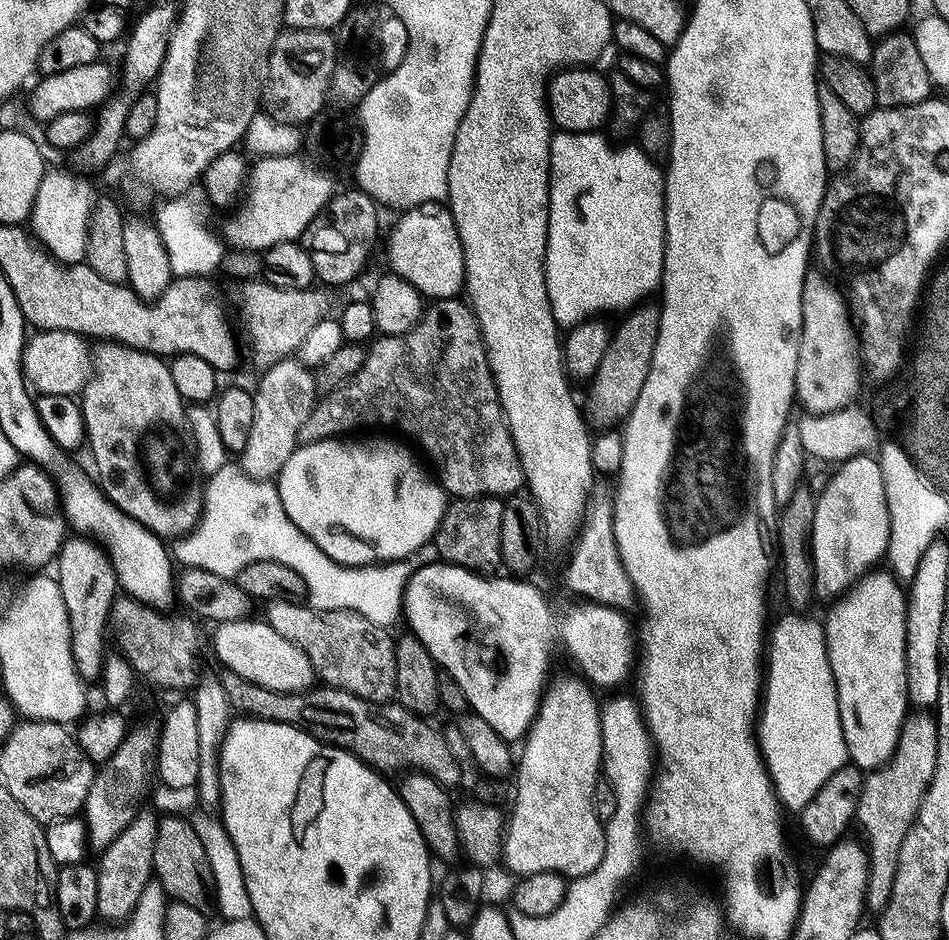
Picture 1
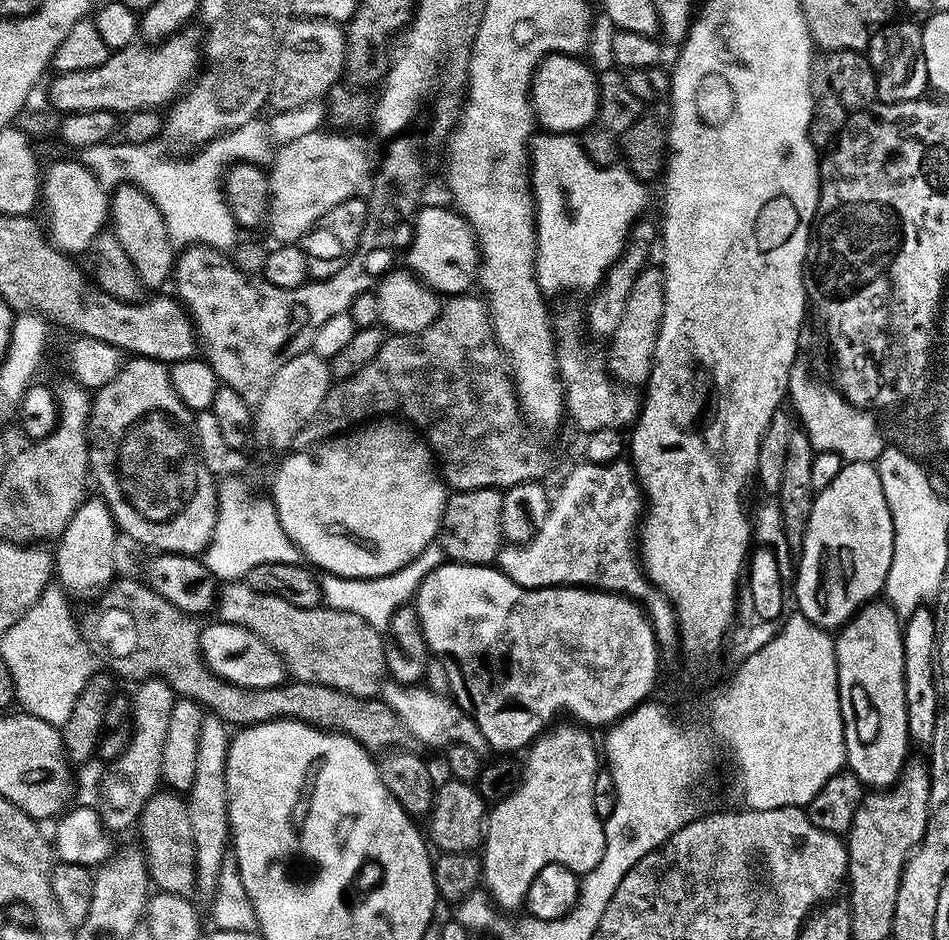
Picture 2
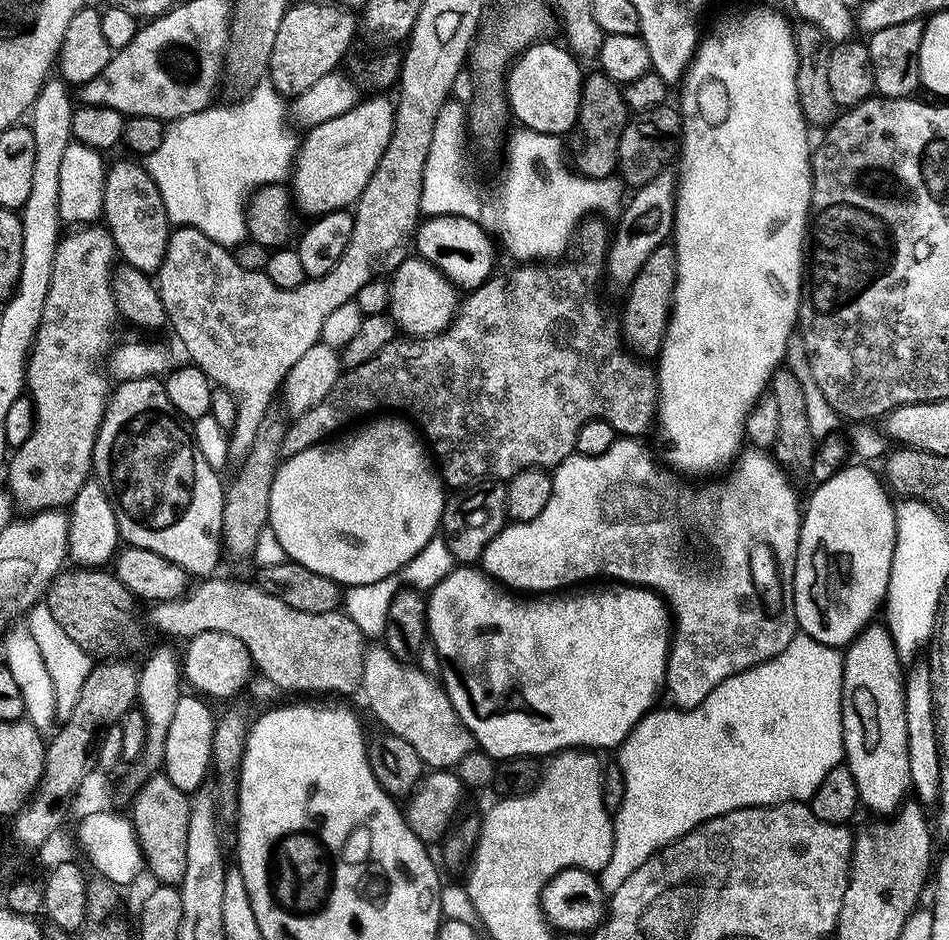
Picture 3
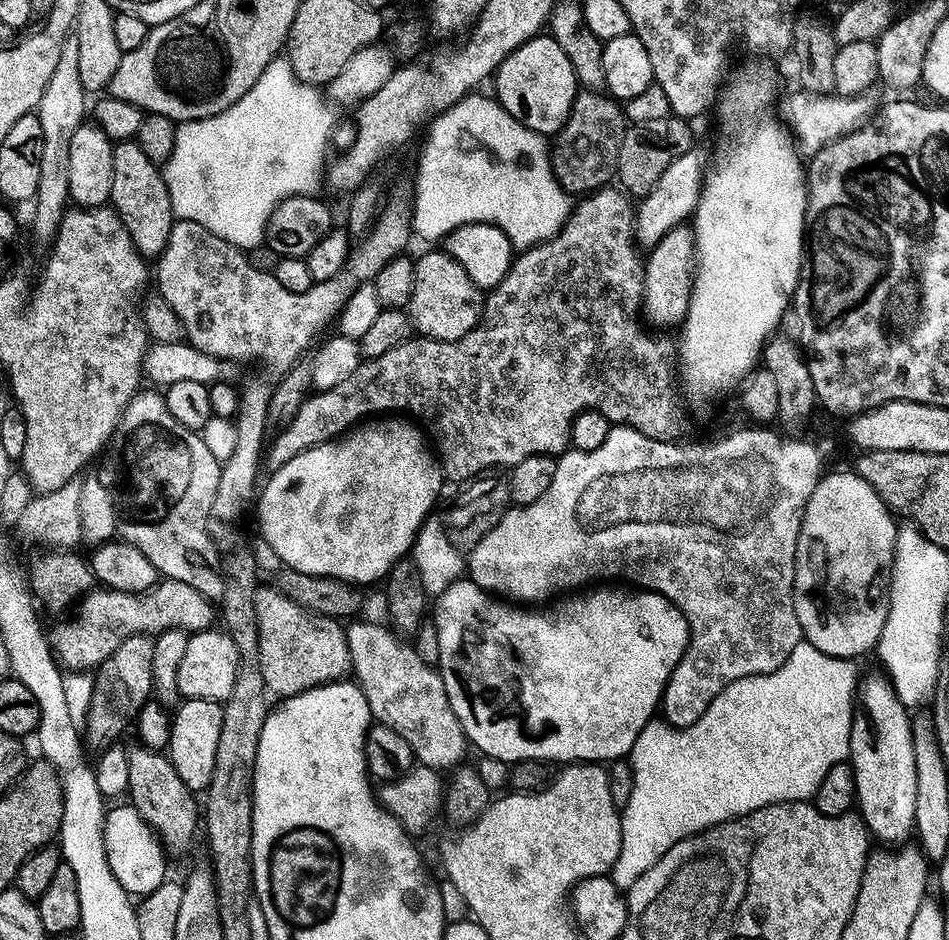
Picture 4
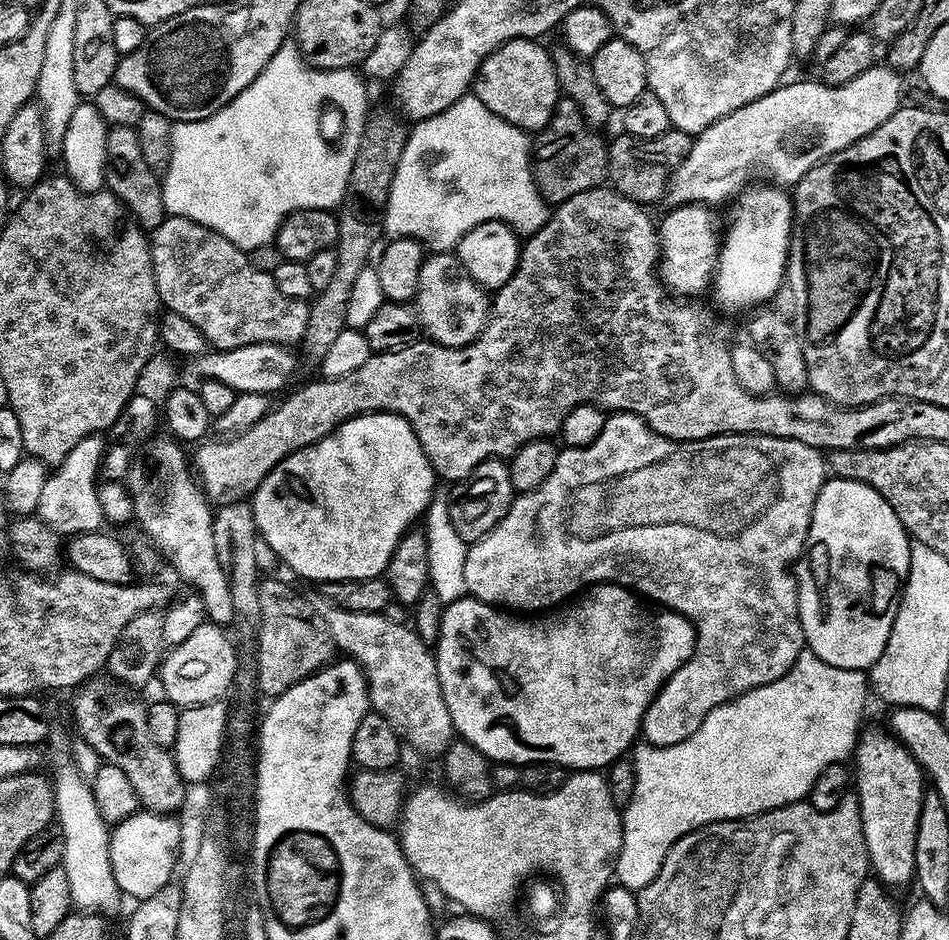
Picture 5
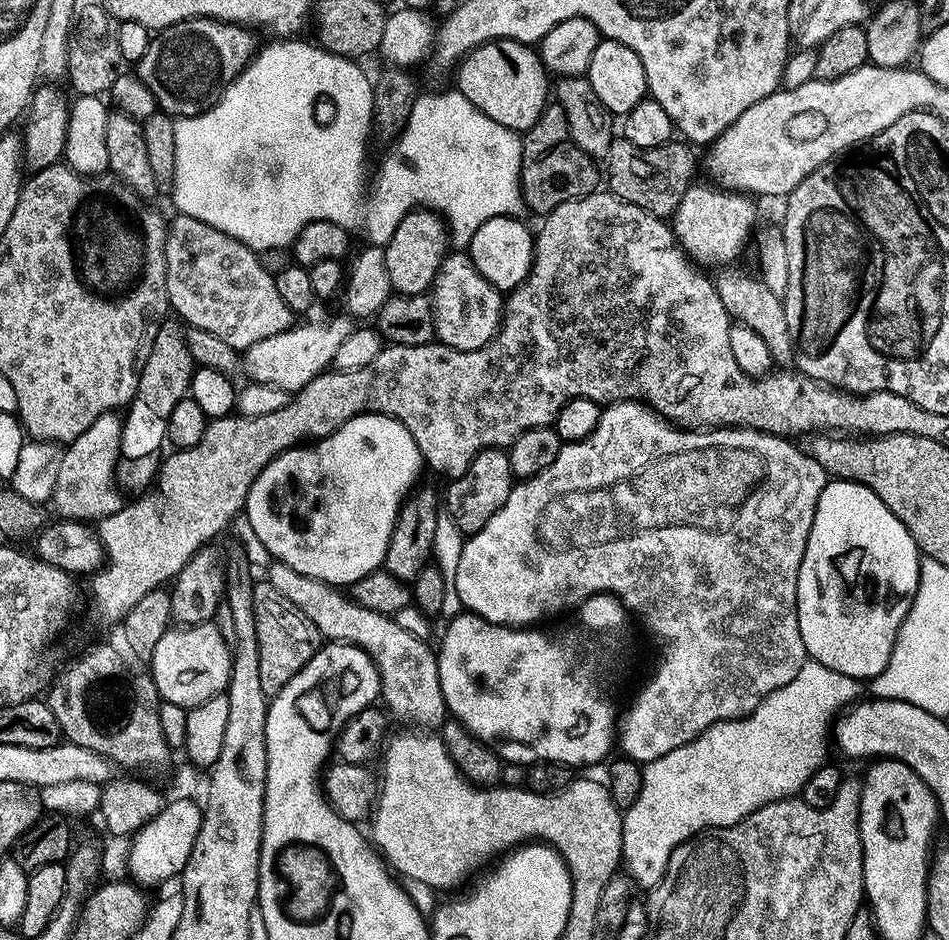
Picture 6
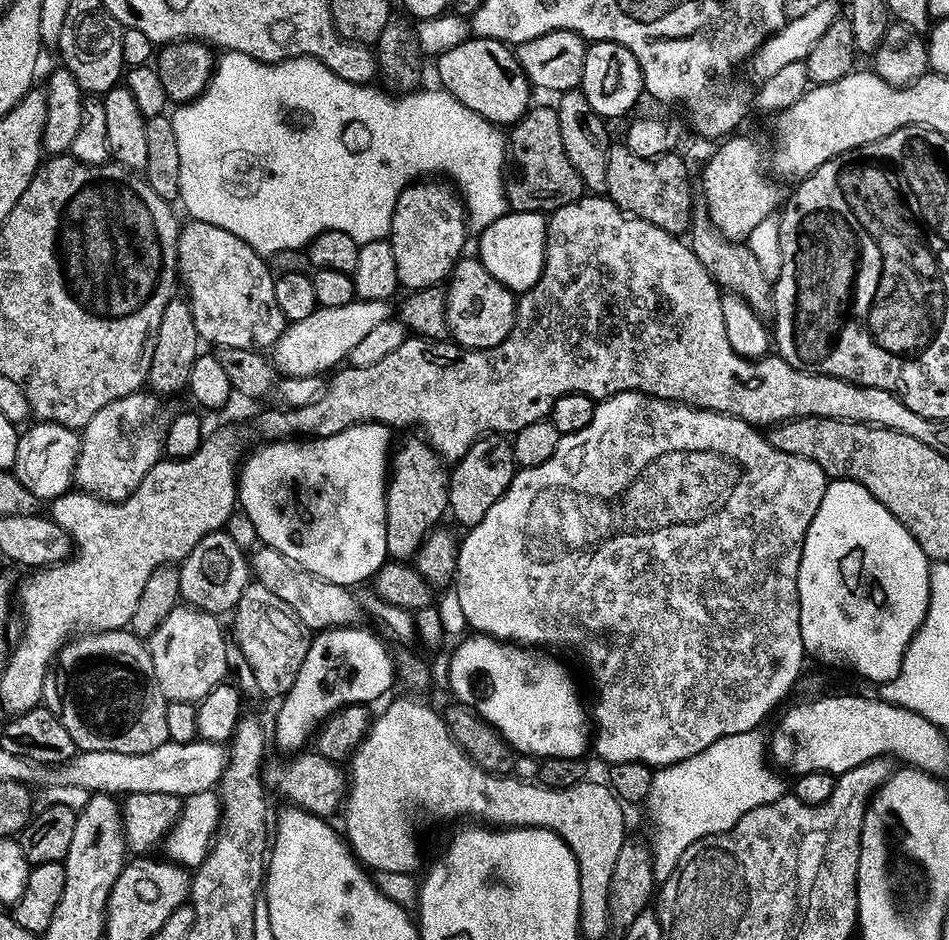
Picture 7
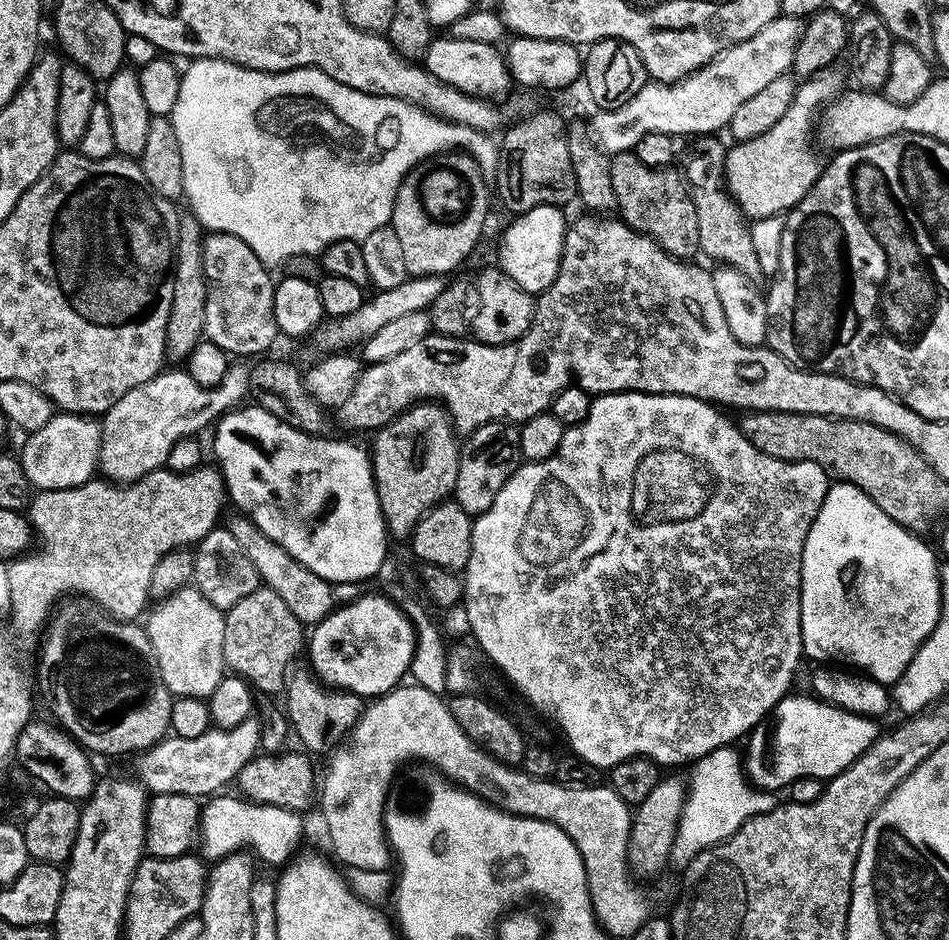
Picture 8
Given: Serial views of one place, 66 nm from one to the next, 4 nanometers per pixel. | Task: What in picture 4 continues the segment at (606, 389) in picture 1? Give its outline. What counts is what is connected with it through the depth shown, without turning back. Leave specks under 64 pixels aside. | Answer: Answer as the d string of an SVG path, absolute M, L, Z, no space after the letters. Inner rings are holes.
M687 227L672 228L652 248L647 249L644 260L644 295L642 320L652 330L672 330L683 321L688 312L694 275L694 245Z

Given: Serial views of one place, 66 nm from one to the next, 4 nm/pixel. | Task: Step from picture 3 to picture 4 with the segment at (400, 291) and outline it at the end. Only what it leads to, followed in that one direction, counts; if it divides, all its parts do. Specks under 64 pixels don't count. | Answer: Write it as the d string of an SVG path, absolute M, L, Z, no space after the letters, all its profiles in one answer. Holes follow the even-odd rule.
M447 251L424 252L412 266L412 289L406 311L412 327L430 340L457 340L475 326L480 317L482 296L462 266Z

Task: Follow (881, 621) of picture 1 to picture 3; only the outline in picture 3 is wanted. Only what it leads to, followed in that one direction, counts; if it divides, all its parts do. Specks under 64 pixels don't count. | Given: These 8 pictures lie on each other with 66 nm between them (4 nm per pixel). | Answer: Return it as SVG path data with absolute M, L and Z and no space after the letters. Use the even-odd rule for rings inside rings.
M873 622L867 628L863 628L856 635L855 640L847 645L844 657L844 677L842 678L842 730L844 731L844 760L848 765L850 774L854 774L854 782L858 782L858 794L860 803L866 809L869 808L872 814L891 814L904 803L910 792L912 779L910 778L910 758L908 757L908 747L906 746L906 706L904 705L904 678L905 669L902 667L900 655L896 652L896 647L892 641L891 634L883 623Z

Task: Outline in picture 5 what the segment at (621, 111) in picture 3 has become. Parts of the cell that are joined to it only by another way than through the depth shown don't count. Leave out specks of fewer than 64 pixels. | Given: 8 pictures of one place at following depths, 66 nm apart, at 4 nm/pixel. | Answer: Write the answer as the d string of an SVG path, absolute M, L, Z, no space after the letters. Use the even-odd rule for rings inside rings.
M599 131L576 132L573 136L568 136L556 149L544 144L540 149L535 149L532 161L532 176L536 180L536 189L540 195L548 201L549 205L555 206L566 202L566 198L574 198L574 194L582 194L582 190L594 190L601 187L608 180L608 144L599 136Z

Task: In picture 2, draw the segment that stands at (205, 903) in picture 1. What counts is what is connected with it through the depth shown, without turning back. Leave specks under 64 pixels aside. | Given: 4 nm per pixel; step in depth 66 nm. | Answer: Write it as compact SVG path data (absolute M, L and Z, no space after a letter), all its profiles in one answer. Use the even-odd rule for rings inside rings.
M171 790L156 791L141 812L138 828L149 881L166 894L191 897L197 891L196 851L187 799Z

